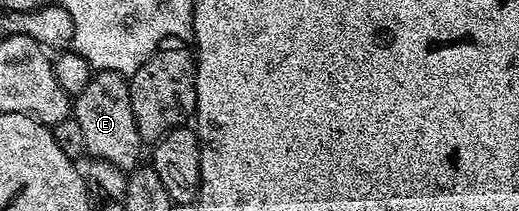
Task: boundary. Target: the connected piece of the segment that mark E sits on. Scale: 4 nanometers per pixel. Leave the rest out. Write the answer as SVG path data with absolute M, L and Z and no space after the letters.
M110 70L96 71L87 88L83 88L83 92L76 95L71 106L71 116L79 120L85 152L90 159L107 160L107 164L115 164L115 168L126 172L137 169L142 161L143 143L139 128L135 128L135 112L131 112L131 96L126 75Z

